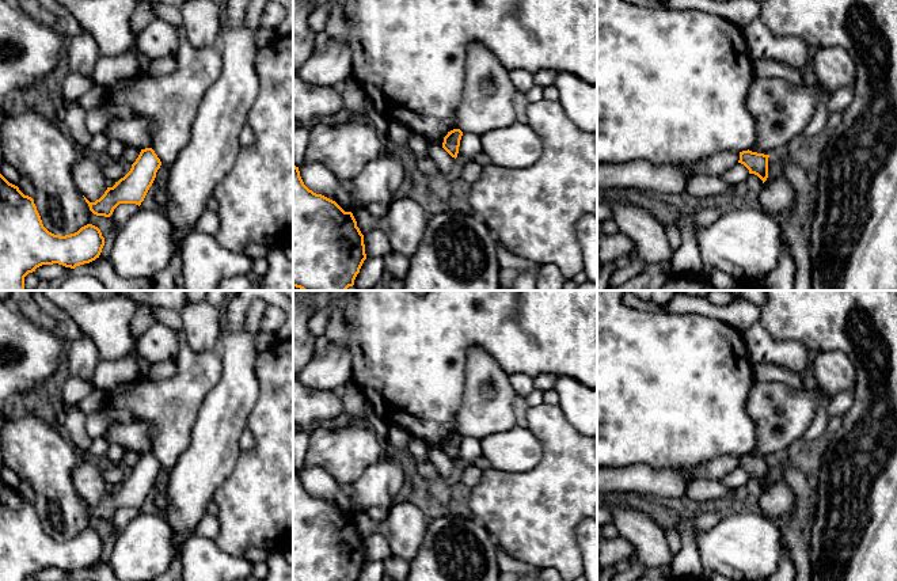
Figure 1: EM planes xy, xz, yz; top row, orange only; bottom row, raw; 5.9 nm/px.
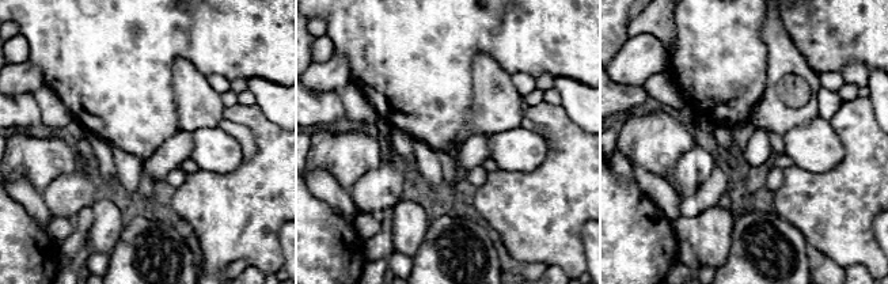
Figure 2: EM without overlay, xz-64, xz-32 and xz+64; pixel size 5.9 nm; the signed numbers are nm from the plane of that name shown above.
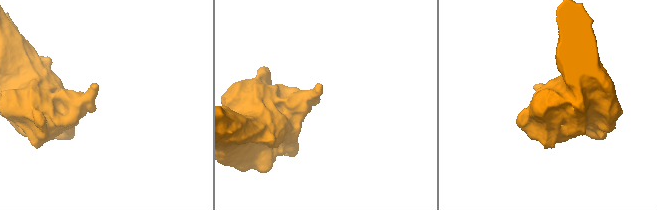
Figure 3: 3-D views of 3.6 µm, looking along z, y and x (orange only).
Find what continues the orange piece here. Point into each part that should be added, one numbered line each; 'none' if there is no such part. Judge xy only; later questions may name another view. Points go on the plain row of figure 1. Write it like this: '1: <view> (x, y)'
none

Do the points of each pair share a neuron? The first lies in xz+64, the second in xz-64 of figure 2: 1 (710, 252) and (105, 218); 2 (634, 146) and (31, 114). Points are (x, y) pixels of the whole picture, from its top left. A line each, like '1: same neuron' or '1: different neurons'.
1: same neuron
2: different neurons

